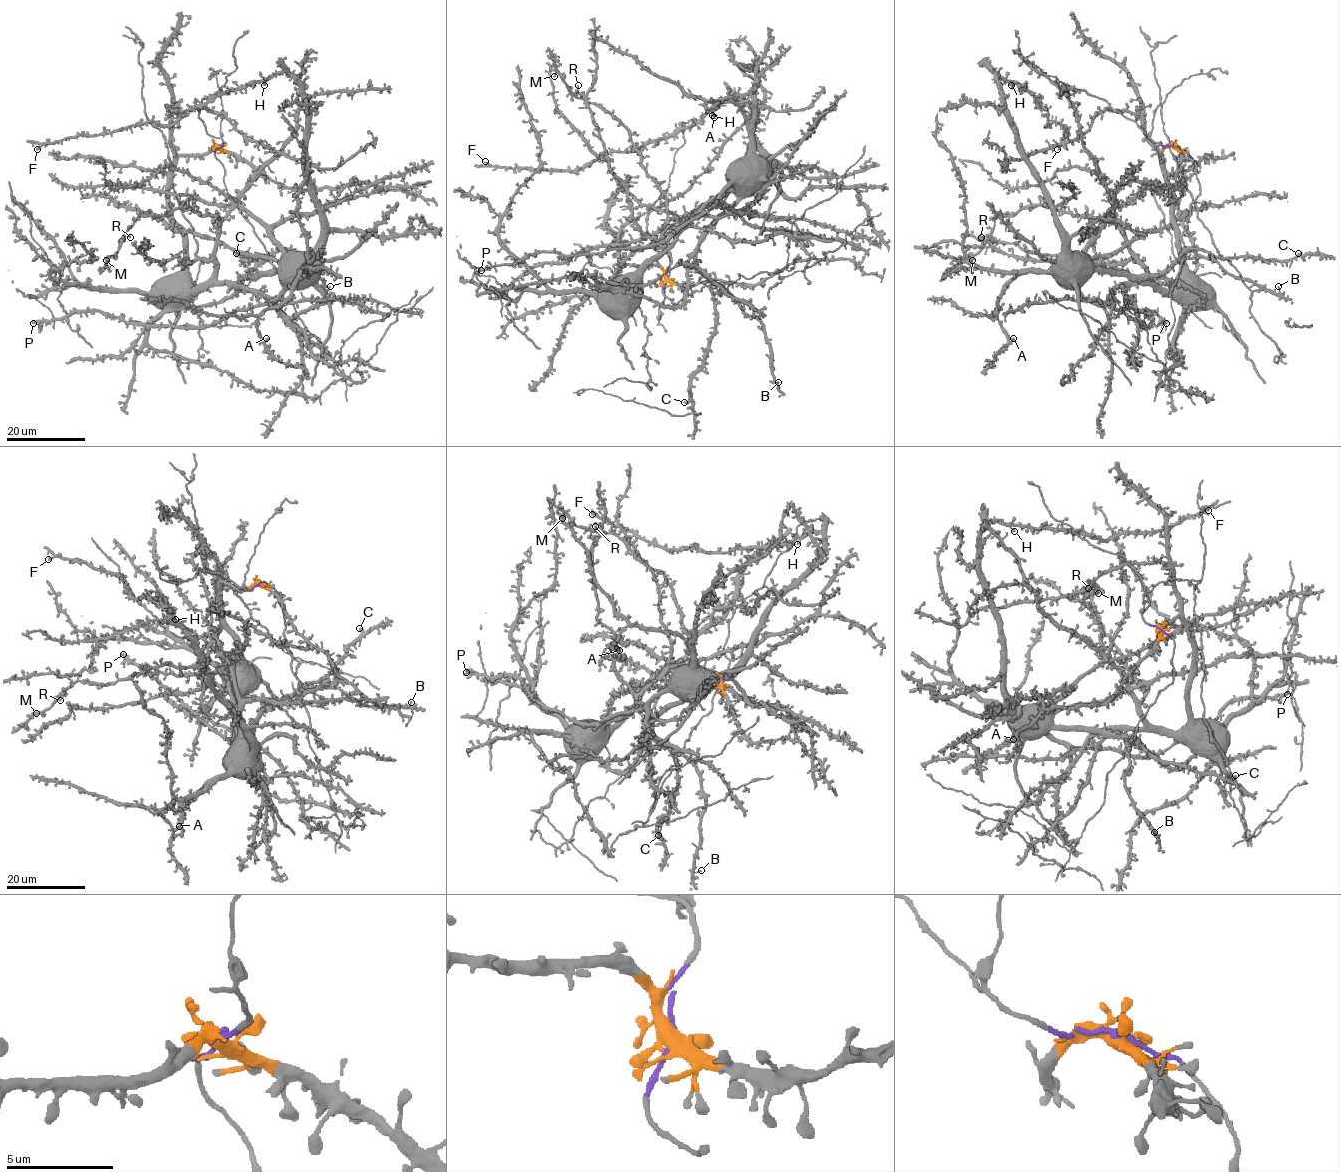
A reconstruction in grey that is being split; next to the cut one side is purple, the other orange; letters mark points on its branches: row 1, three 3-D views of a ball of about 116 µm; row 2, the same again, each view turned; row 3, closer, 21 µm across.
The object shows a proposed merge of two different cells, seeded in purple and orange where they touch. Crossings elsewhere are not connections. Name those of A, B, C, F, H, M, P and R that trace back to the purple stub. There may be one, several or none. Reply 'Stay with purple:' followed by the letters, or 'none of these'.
Stay with purple: A, B, C, F, H, P

